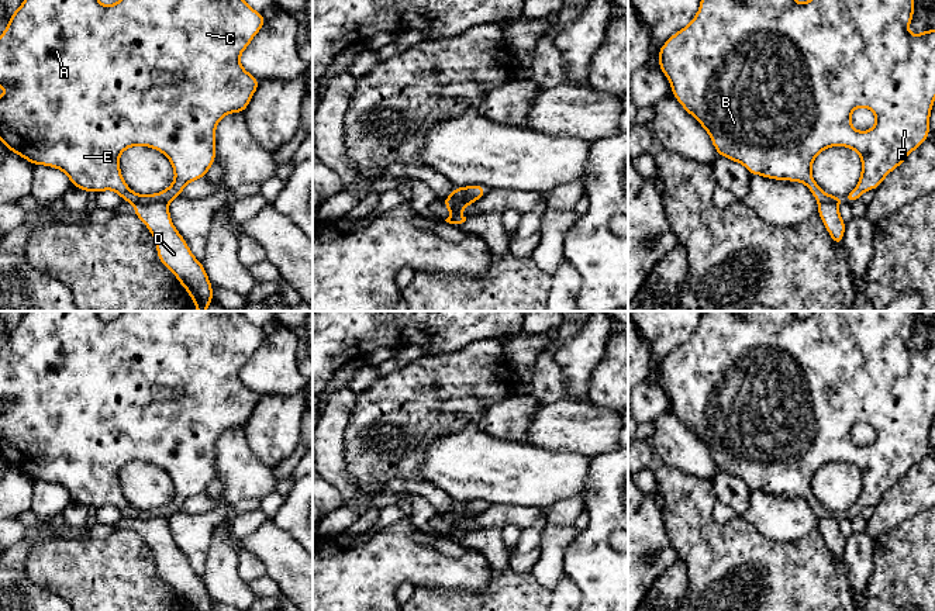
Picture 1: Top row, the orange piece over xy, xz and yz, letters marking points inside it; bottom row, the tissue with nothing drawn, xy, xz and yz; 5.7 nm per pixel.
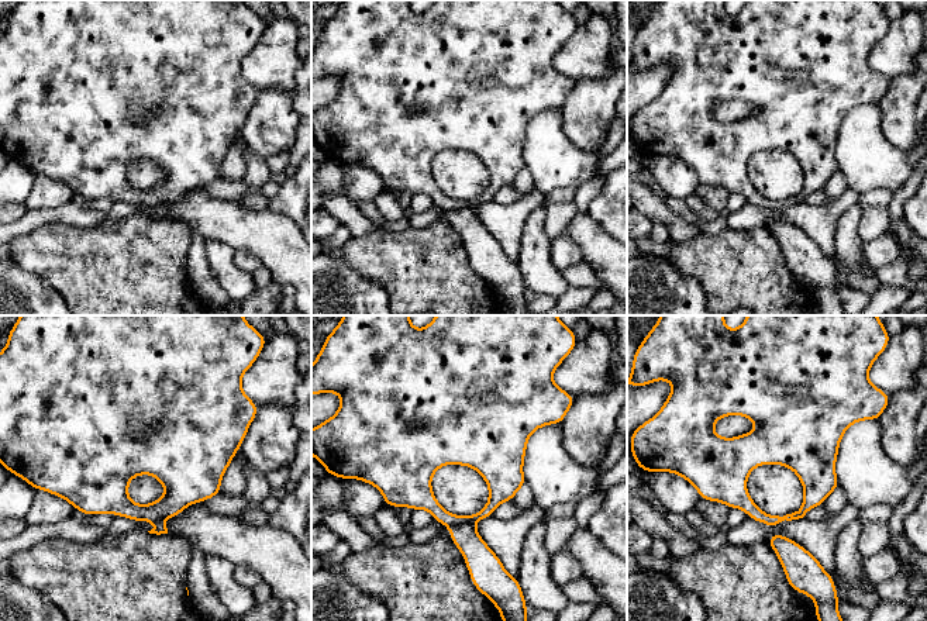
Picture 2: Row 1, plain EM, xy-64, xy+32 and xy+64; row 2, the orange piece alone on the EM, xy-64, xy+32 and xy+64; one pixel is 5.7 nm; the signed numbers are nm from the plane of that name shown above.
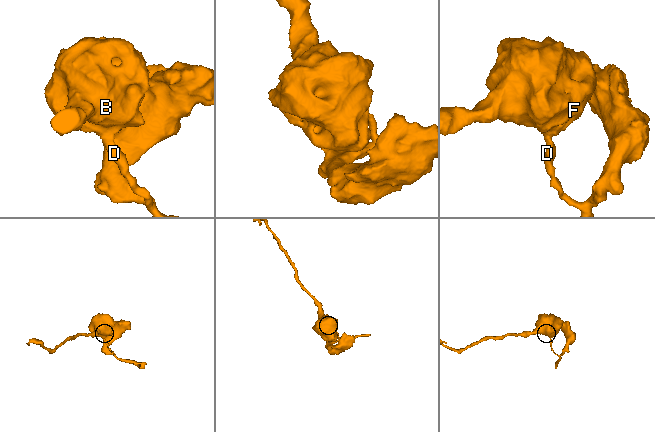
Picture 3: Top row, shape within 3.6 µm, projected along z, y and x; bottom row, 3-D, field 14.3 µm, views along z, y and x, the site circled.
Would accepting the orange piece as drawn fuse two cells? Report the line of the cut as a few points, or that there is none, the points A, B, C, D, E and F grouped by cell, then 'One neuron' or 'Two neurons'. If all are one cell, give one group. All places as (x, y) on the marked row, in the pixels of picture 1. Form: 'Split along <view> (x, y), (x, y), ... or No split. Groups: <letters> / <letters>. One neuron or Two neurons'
Split along xy (166, 200), (137, 204). Groups: A B C E F / D. Two neurons

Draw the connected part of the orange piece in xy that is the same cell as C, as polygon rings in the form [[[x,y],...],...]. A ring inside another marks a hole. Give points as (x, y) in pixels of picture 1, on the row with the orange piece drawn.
[[[24,0],[0,35],[0,87],[10,87],[0,96],[0,139],[10,152],[31,165],[61,169],[73,187],[87,193],[114,190],[123,201],[134,204],[172,201],[182,196],[187,183],[206,177],[207,170],[215,163],[215,127],[225,114],[245,113],[259,87],[261,80],[242,68],[239,56],[265,23],[263,14],[255,11],[245,0],[118,0],[111,6],[101,6],[99,0]],[[130,146],[149,146],[162,152],[173,166],[173,183],[155,194],[132,191],[123,179],[118,163],[120,155]]]

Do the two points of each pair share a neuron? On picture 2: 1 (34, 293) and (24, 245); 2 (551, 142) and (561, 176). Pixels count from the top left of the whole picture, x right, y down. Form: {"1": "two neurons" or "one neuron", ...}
{"1": "two neurons", "2": "one neuron"}

